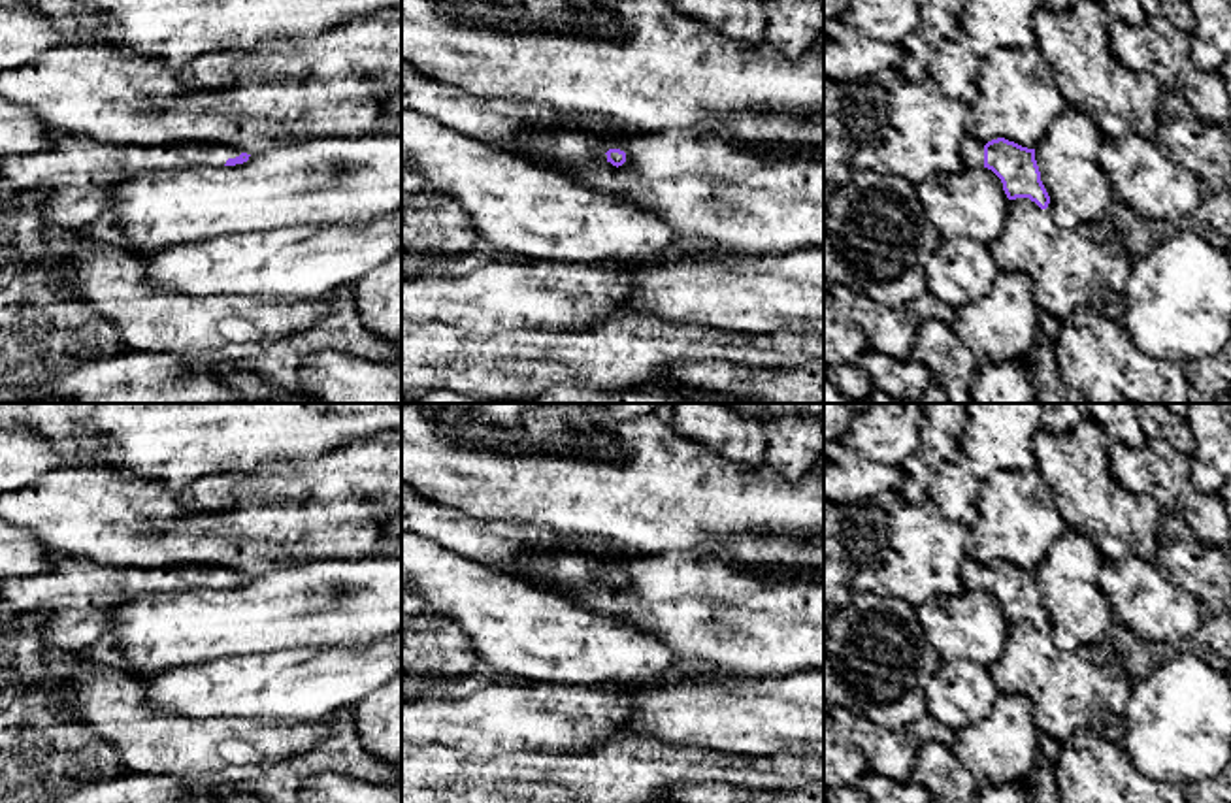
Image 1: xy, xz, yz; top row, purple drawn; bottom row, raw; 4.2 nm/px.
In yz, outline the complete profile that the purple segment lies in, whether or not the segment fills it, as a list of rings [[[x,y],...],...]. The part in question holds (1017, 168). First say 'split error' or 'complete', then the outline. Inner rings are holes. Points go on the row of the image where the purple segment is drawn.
split error | [[[965,136],[960,153],[963,168],[992,170],[1001,179],[1009,200],[1029,198],[1041,209],[1048,207],[1050,196],[1041,181],[1035,149],[1022,147],[1005,138],[984,143]]]

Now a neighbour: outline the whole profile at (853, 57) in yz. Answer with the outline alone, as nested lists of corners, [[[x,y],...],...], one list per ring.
[[[824,30],[824,79],[846,83],[878,70],[901,70],[903,62],[903,45],[882,43],[856,30],[837,40]]]

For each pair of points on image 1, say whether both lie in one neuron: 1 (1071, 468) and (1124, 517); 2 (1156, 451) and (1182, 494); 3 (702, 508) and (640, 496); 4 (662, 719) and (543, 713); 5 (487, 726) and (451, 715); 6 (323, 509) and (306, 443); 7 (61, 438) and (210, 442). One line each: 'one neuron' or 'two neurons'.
1: one neuron
2: one neuron
3: one neuron
4: two neurons
5: one neuron
6: two neurons
7: one neuron

